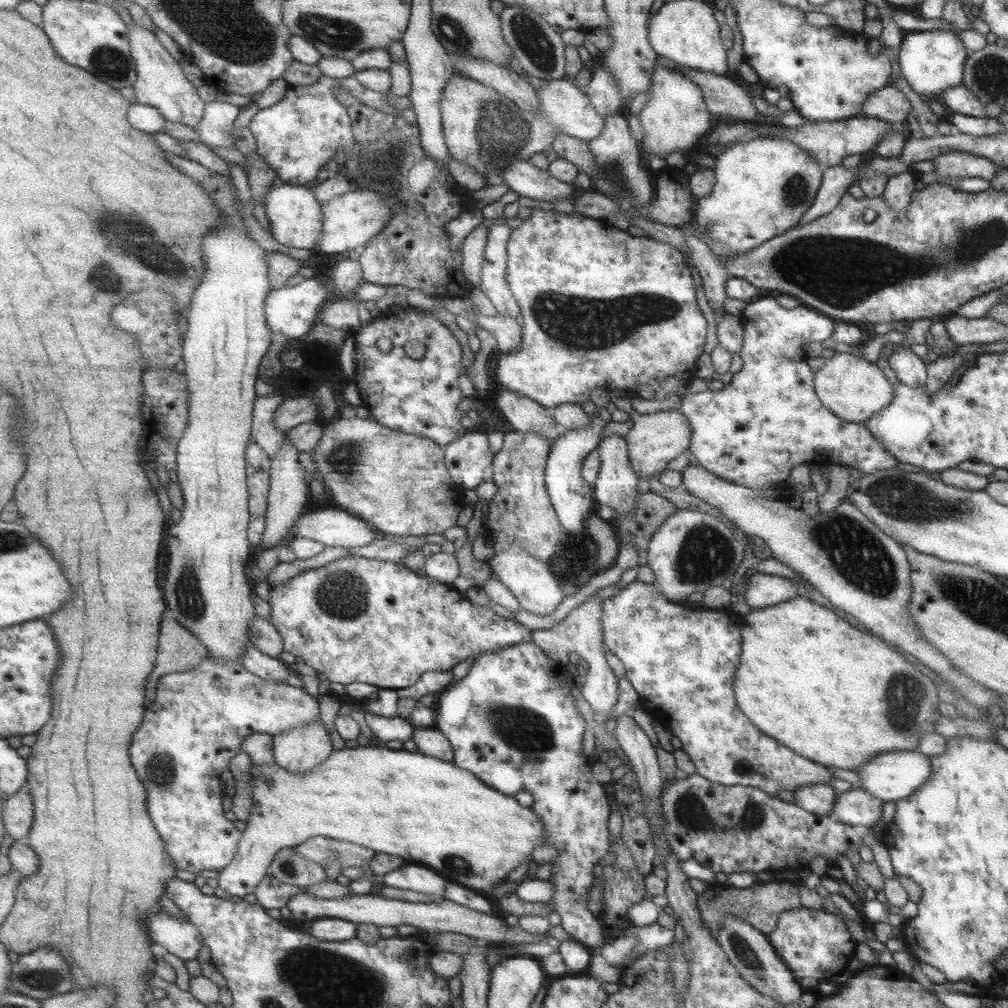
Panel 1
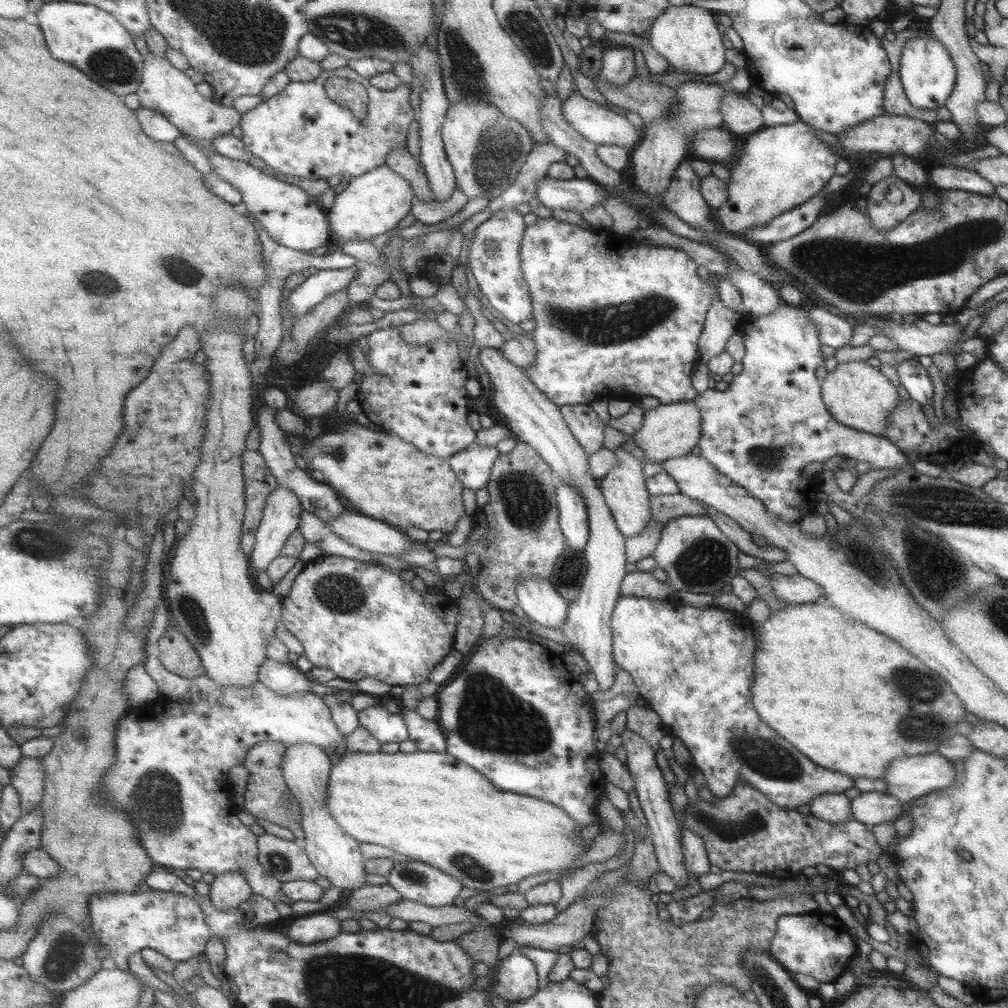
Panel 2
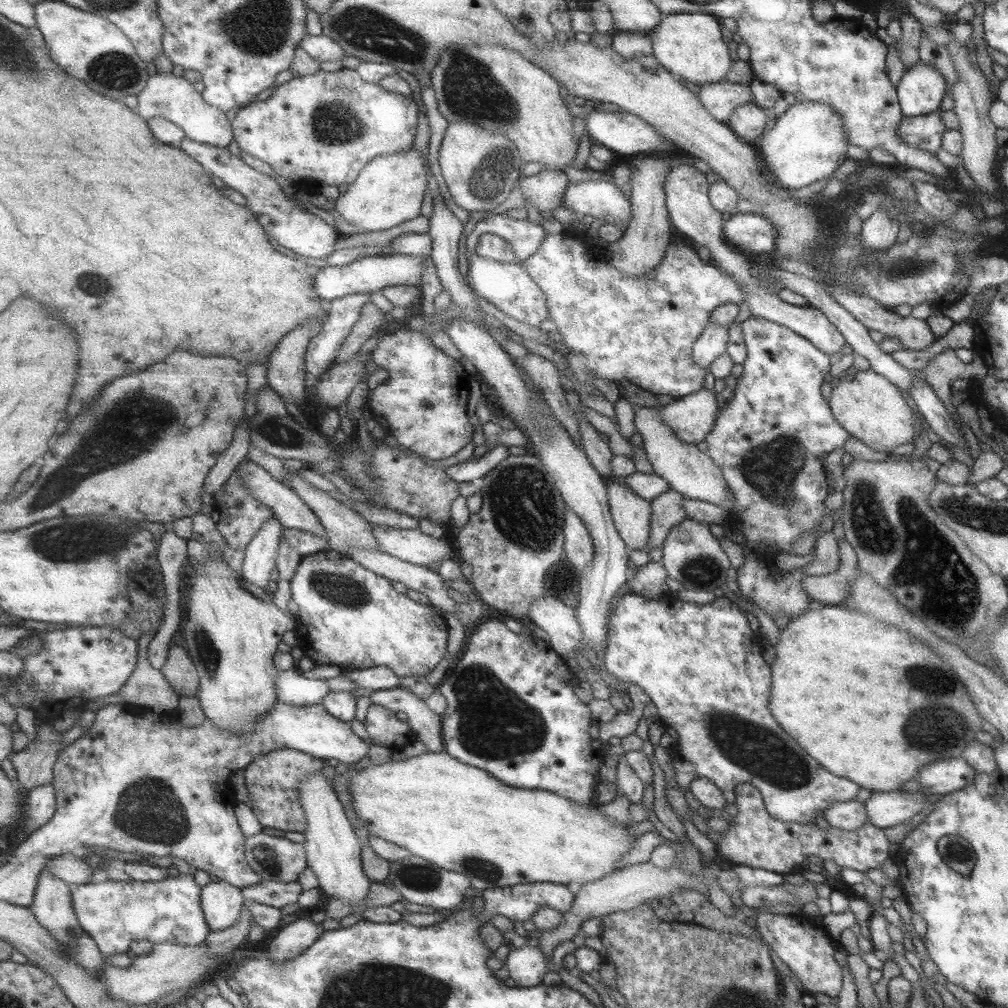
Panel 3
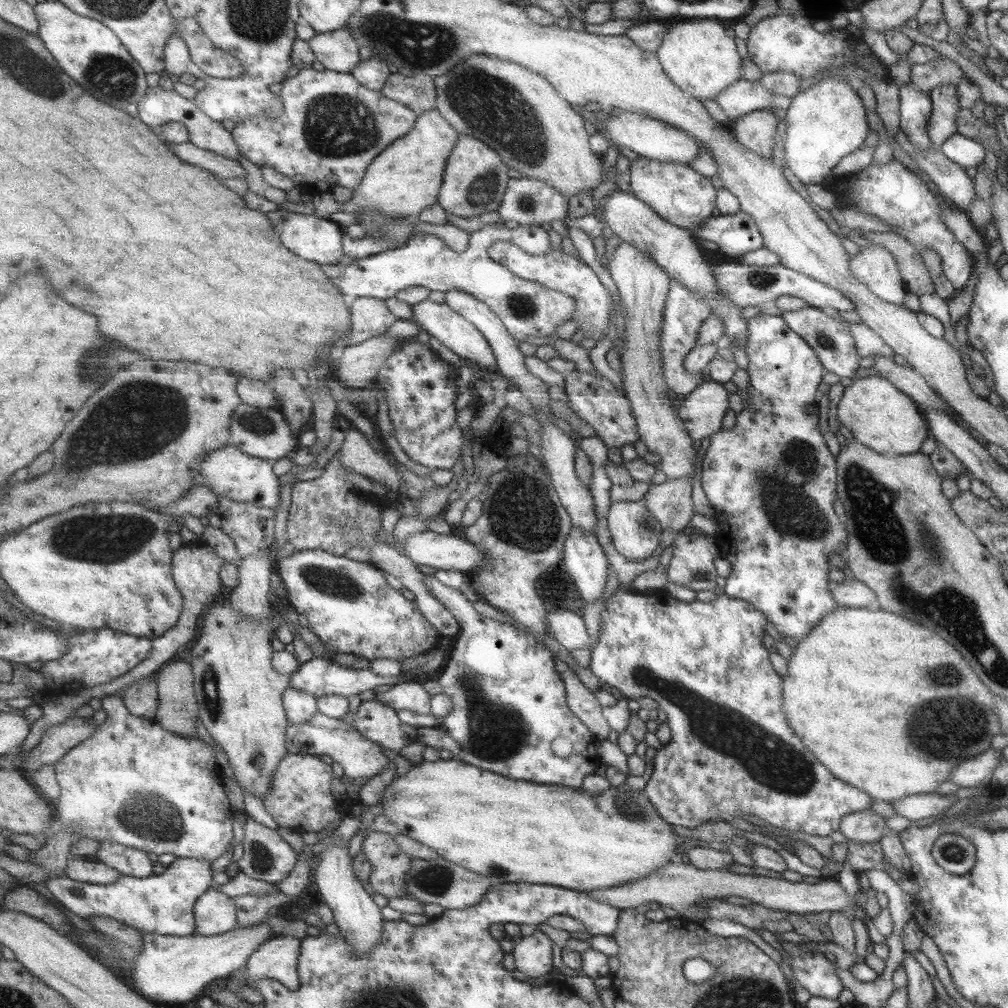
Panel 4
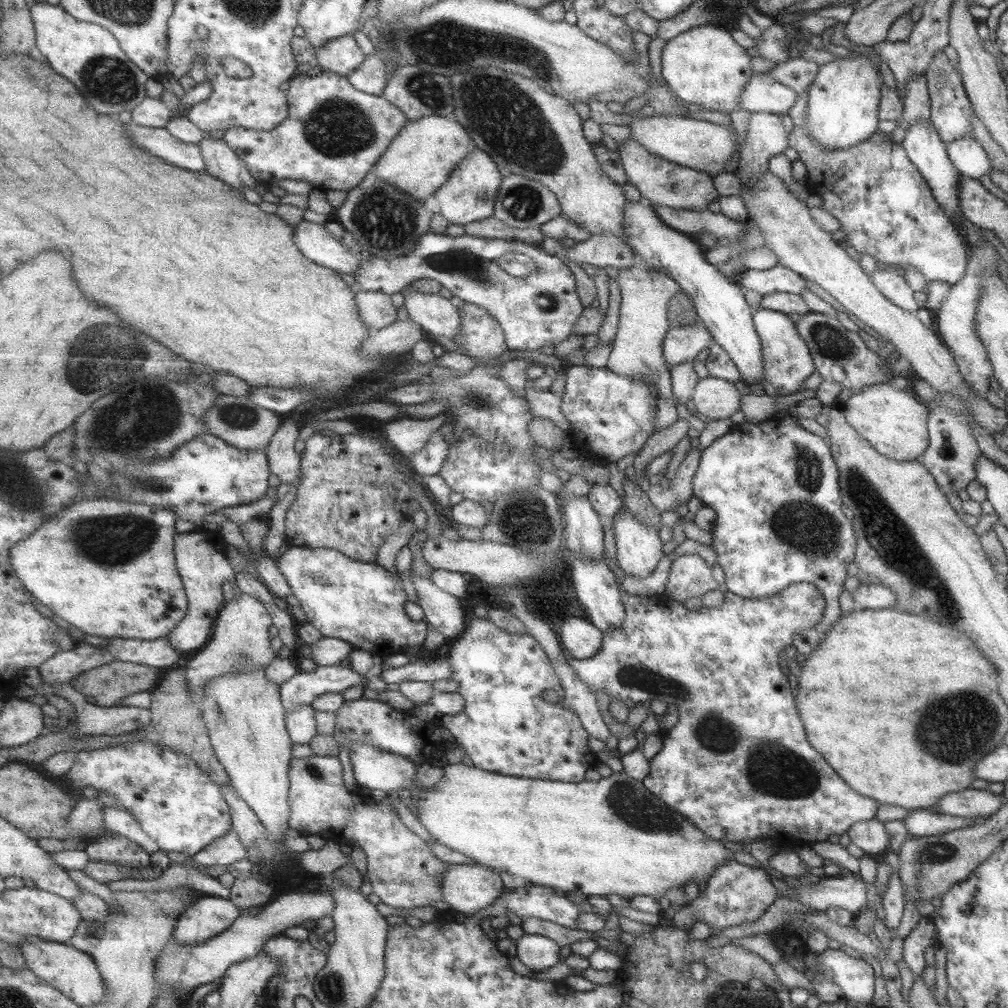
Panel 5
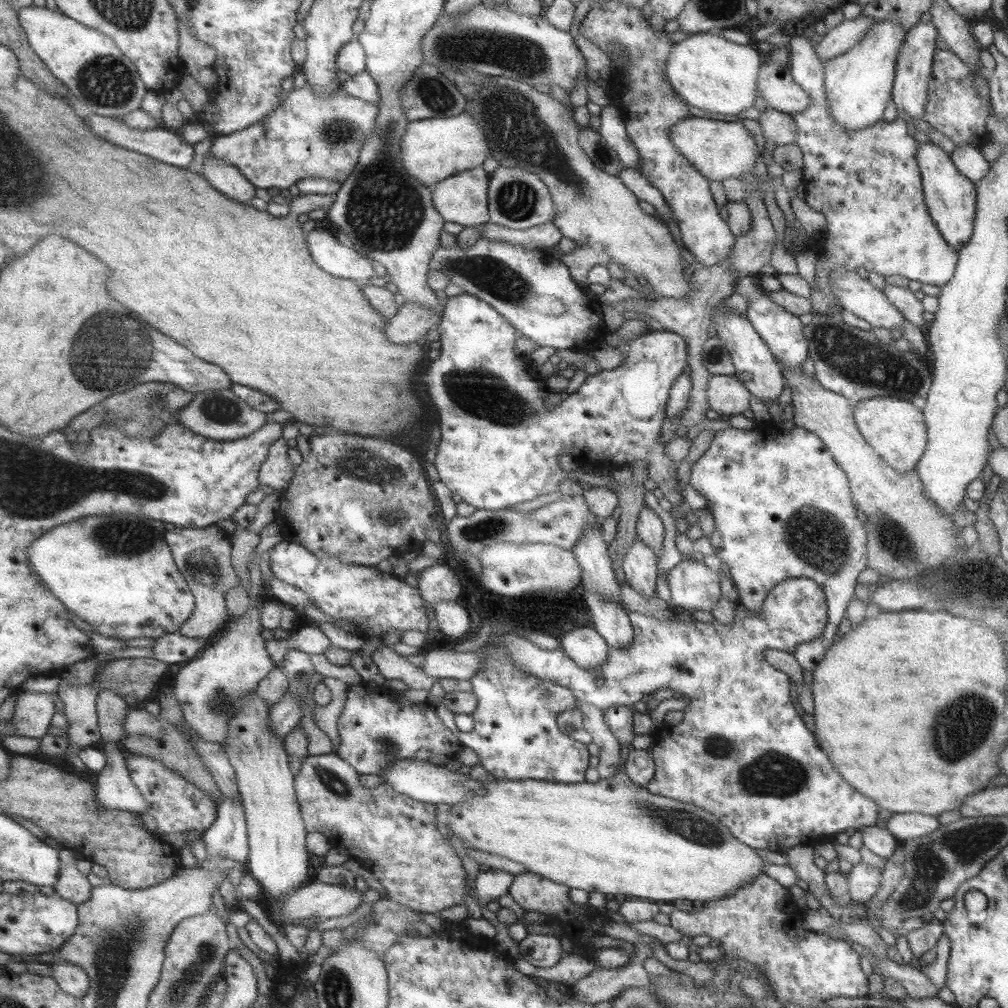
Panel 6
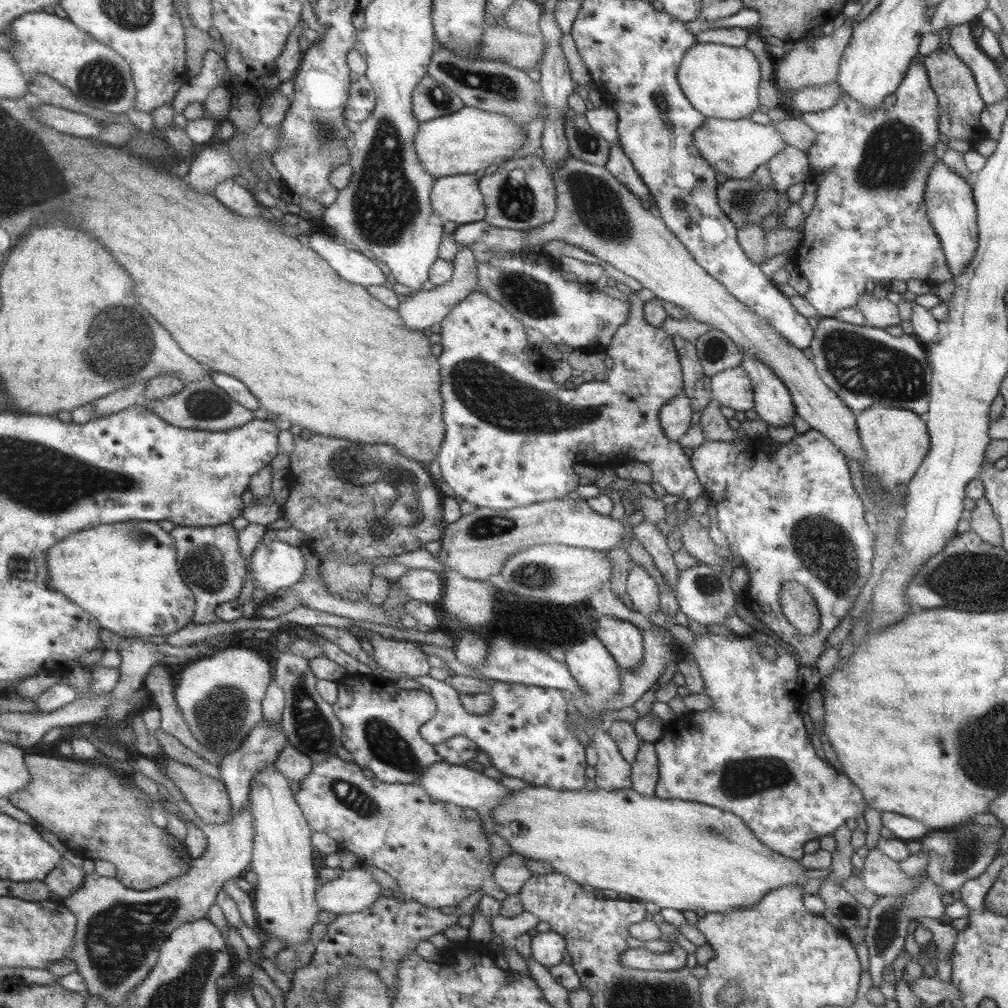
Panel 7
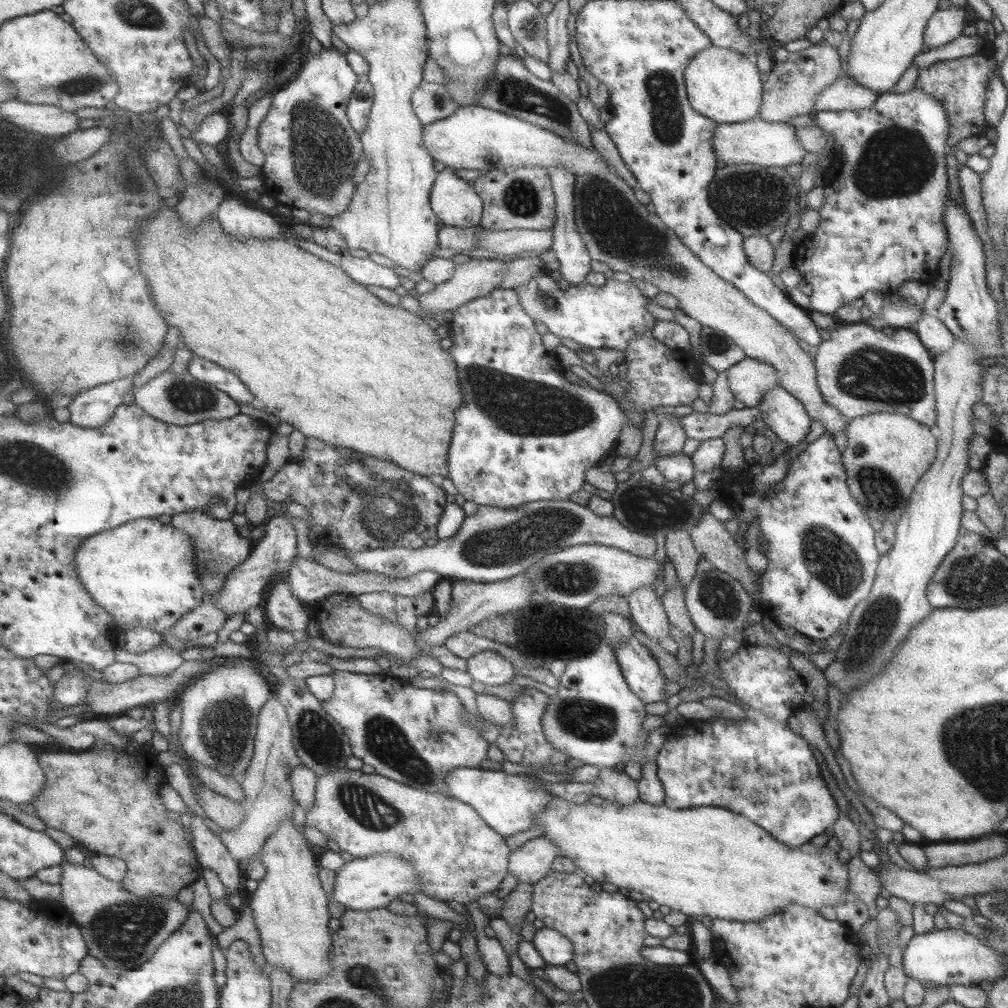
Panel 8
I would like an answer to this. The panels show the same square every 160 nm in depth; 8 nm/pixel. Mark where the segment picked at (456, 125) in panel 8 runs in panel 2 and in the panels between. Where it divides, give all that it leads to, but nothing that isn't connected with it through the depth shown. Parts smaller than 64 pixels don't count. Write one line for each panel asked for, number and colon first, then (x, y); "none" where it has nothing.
2: (374, 203)
3: (391, 190)
4: (405, 178)
5: (419, 161)
6: (434, 149)
7: (468, 140)

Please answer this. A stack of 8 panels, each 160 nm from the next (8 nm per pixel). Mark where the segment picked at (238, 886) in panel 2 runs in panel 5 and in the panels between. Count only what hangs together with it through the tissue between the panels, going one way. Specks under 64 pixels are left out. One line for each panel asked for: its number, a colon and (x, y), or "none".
3: (222, 902)
4: (216, 913)
5: (209, 916)

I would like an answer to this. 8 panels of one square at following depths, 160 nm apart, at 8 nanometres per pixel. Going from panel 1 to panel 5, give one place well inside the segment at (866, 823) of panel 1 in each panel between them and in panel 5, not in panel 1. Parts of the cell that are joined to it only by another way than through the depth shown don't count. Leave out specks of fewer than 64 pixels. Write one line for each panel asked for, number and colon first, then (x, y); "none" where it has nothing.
2: (869, 808)
3: (883, 809)
4: (916, 806)
5: (969, 803)

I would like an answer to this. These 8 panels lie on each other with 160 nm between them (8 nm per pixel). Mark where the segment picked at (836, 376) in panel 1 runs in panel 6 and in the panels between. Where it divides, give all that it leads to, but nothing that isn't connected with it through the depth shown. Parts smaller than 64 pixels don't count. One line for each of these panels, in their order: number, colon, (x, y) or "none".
2: (857, 395)
3: (871, 409)
4: (880, 416)
5: (893, 422)
6: (894, 428)

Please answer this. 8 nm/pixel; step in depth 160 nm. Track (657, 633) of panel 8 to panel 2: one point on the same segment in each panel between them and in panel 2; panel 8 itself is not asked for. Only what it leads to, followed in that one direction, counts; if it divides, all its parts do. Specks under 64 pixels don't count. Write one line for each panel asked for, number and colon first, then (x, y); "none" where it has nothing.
2: (622, 486)
3: (630, 514)
4: (634, 533)
5: (639, 549)
6: (639, 565)
7: (641, 589)

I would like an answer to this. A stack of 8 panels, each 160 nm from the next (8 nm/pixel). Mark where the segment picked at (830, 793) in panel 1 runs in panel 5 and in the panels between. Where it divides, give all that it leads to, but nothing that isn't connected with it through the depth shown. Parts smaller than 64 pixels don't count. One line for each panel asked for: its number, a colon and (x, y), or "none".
2: (835, 808)
3: (851, 815)
4: (865, 827)
5: (870, 836)

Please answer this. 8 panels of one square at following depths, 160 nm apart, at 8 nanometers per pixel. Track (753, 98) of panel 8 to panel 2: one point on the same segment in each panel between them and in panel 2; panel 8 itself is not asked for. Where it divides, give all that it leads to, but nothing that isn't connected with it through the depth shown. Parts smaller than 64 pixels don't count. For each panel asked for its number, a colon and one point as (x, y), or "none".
2: (686, 37)
3: (689, 46)
4: (699, 58)
5: (703, 66)
6: (706, 71)
7: (718, 81)

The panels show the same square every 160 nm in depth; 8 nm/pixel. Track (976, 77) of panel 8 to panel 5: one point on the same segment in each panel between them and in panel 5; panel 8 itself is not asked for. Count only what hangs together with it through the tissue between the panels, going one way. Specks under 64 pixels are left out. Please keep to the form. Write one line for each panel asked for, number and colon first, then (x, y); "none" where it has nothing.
5: (950, 110)
6: (953, 108)
7: (959, 104)

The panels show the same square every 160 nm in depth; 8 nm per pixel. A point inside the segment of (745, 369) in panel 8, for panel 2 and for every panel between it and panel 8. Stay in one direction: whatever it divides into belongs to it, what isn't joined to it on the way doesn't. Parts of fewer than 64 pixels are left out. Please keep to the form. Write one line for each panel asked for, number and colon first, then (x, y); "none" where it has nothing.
2: (670, 430)
3: (690, 418)
4: (701, 410)
5: (714, 398)
6: (725, 394)
7: (731, 387)

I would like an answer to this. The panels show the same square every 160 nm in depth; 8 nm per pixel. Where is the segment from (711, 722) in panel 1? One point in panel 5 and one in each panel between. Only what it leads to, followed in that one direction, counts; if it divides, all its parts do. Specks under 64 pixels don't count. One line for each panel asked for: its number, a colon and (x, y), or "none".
2: (693, 667)
3: (649, 642)
4: (689, 657)
5: (720, 663)

